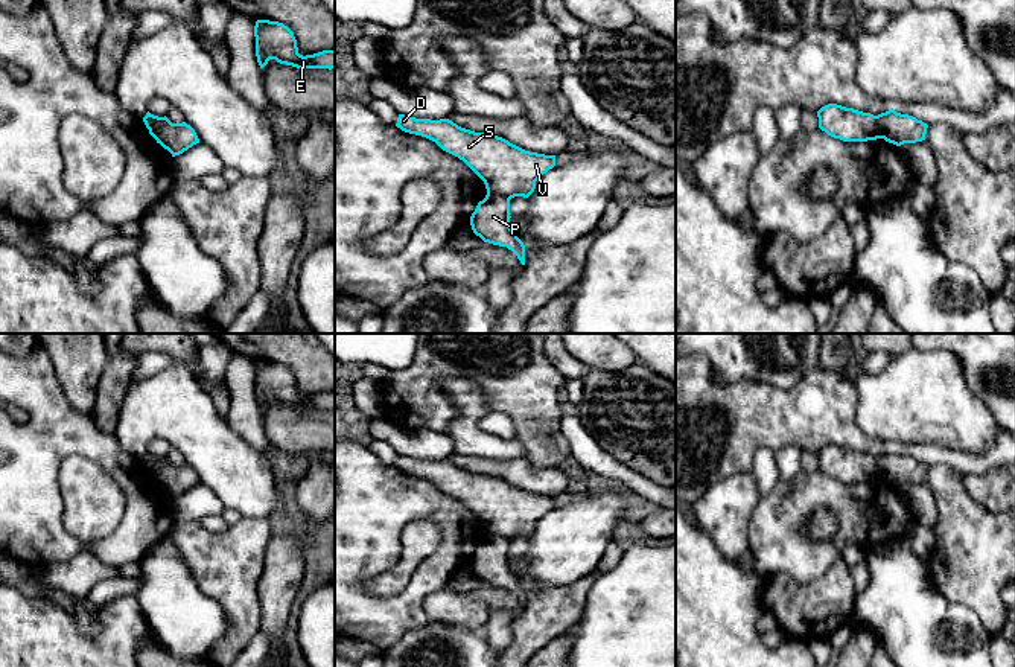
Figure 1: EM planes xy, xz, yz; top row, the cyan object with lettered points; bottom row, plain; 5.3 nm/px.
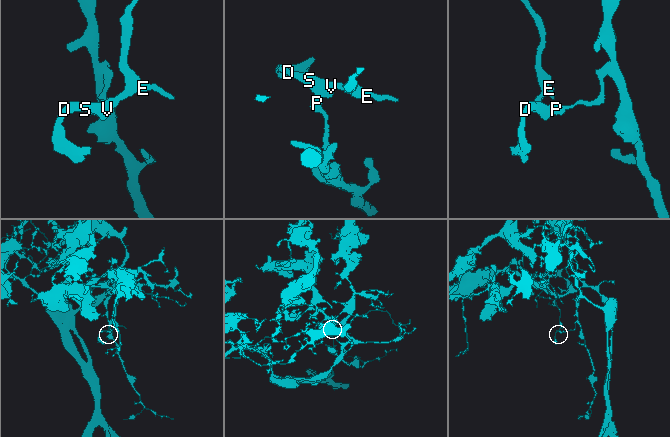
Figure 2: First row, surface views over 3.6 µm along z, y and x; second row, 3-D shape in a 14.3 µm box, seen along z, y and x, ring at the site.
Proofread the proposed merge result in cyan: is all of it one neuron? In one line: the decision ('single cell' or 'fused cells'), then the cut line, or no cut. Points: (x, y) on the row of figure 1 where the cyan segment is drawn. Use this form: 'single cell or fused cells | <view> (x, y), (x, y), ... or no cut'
fused cells | xz (487, 191), (504, 195), (509, 200)

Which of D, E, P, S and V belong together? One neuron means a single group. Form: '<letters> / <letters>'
D E S V / P

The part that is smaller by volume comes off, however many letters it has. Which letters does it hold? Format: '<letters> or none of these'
P

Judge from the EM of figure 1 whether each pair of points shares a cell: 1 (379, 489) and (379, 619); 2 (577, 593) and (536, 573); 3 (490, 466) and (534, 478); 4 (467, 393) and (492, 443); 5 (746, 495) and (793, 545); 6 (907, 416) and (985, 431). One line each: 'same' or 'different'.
1: same
2: different
3: same
4: same
5: different
6: same

